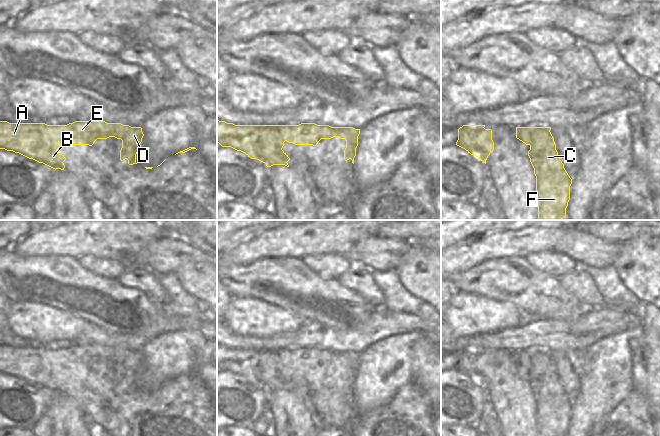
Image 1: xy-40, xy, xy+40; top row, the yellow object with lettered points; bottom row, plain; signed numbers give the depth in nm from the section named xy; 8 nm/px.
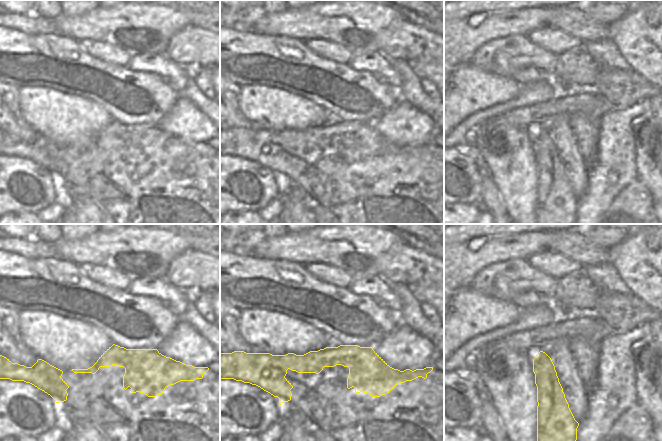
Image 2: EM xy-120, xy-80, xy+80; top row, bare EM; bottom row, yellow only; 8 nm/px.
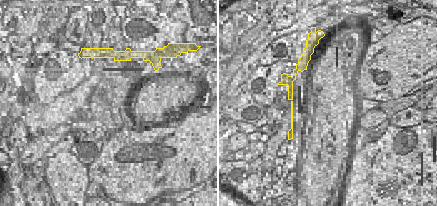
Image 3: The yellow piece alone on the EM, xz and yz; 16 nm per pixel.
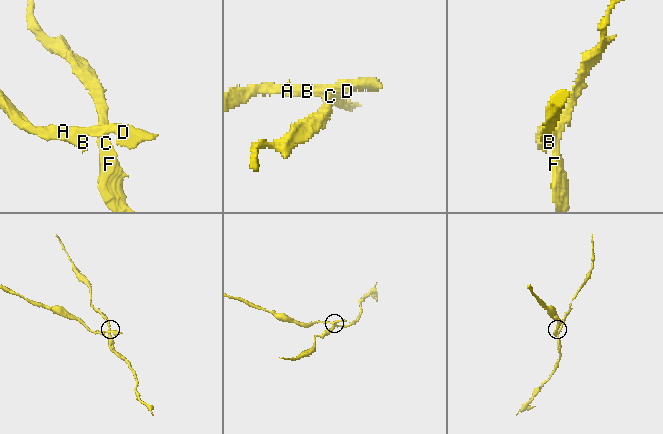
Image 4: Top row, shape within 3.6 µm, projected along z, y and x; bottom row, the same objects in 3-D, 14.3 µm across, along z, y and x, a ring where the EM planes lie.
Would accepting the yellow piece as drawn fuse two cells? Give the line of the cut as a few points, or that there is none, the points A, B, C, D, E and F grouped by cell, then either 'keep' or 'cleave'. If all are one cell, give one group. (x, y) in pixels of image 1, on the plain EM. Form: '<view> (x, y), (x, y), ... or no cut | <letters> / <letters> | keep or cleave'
xy+40 (549, 354), (537, 353), (532, 360), (532, 367), (530, 369) | A B D E / C F | cleave

